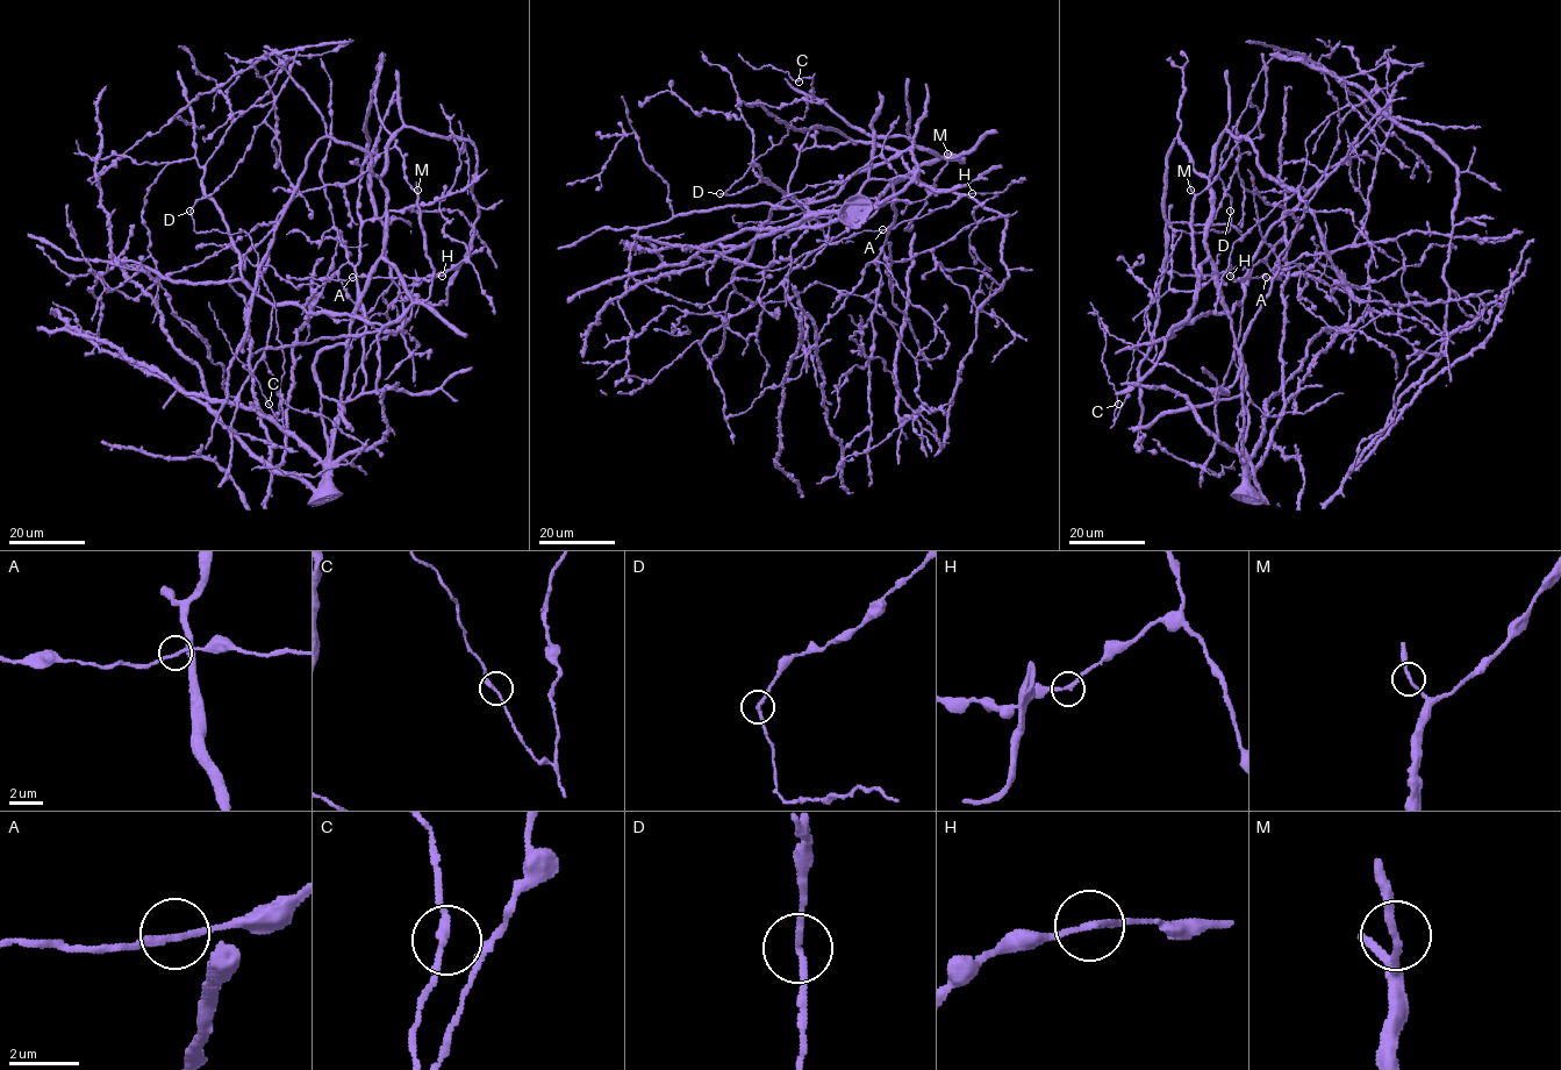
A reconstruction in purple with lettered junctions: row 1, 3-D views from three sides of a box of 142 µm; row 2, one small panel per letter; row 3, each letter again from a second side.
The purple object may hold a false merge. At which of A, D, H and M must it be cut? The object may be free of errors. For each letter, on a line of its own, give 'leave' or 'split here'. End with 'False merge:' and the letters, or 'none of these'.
A: leave
D: split here
H: leave
M: leave
False merge: D

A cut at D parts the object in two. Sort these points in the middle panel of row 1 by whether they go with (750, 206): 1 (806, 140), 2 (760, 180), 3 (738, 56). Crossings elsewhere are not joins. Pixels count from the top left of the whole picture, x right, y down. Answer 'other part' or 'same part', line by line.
1: same part
2: same part
3: other part

